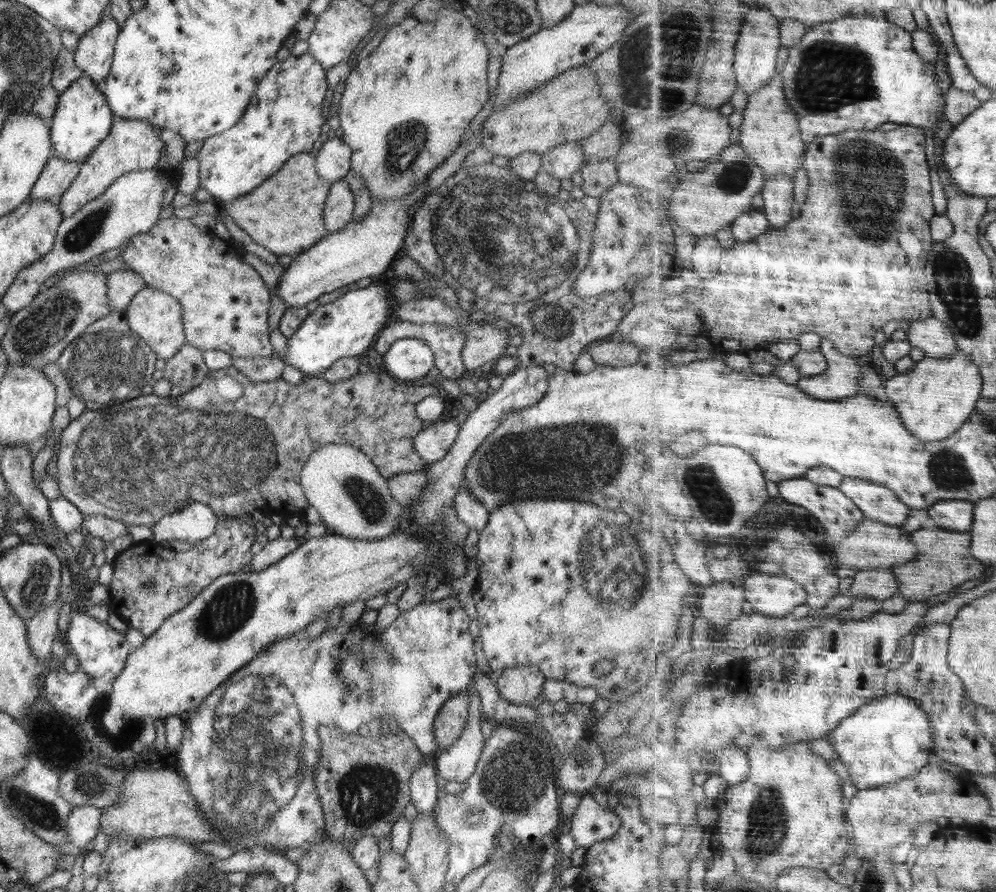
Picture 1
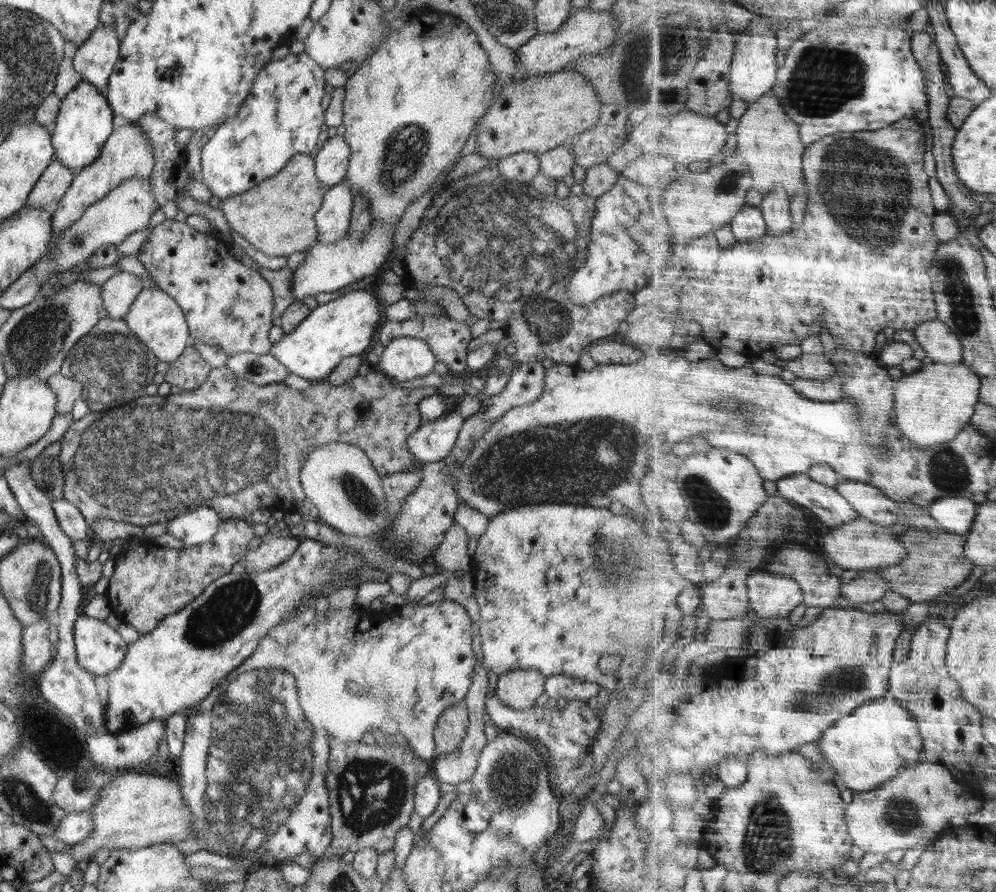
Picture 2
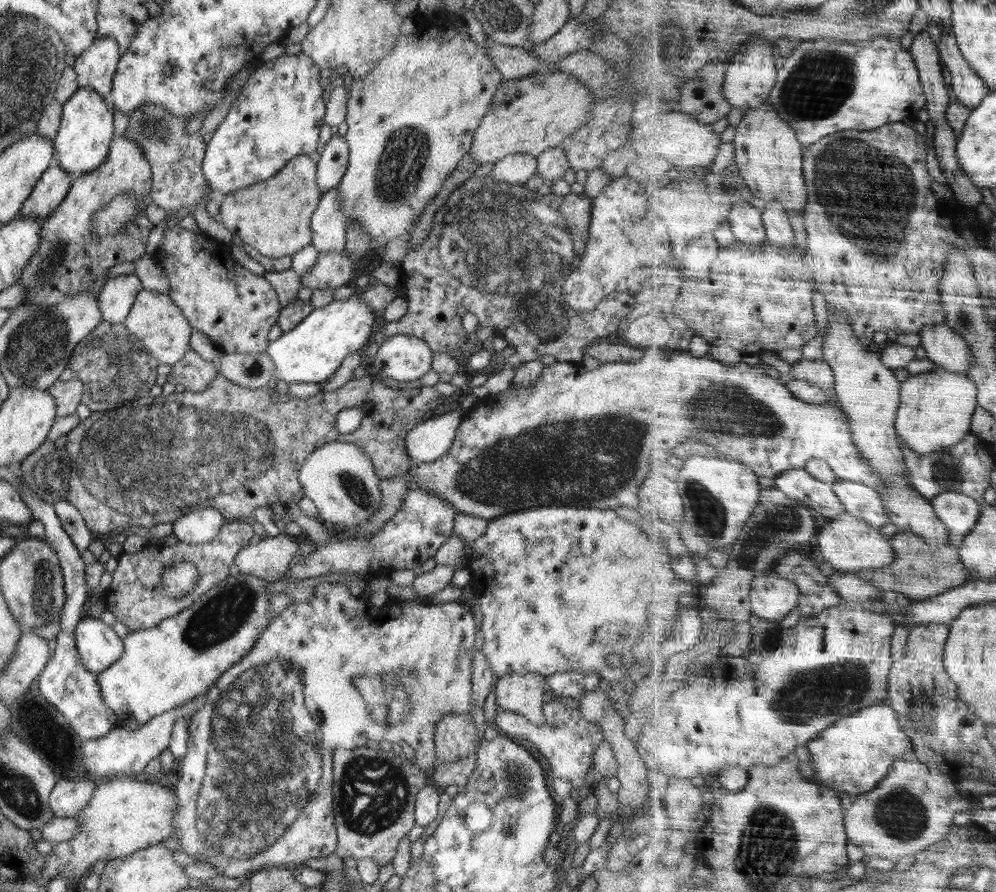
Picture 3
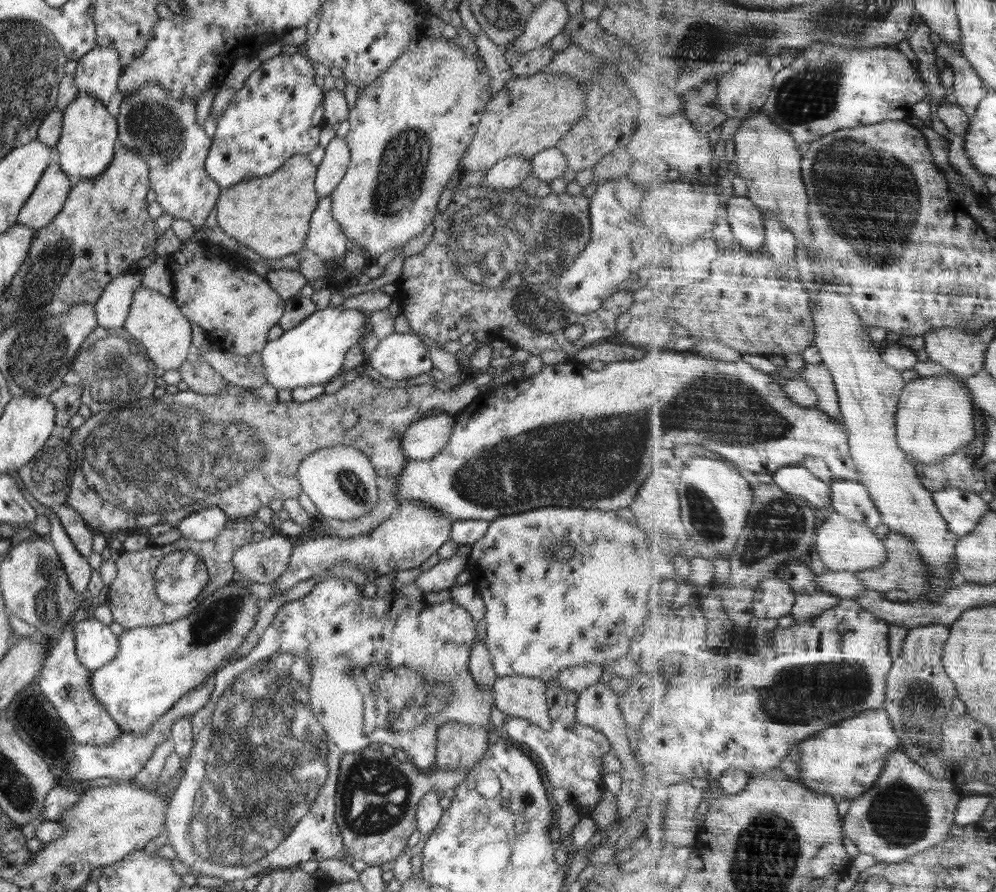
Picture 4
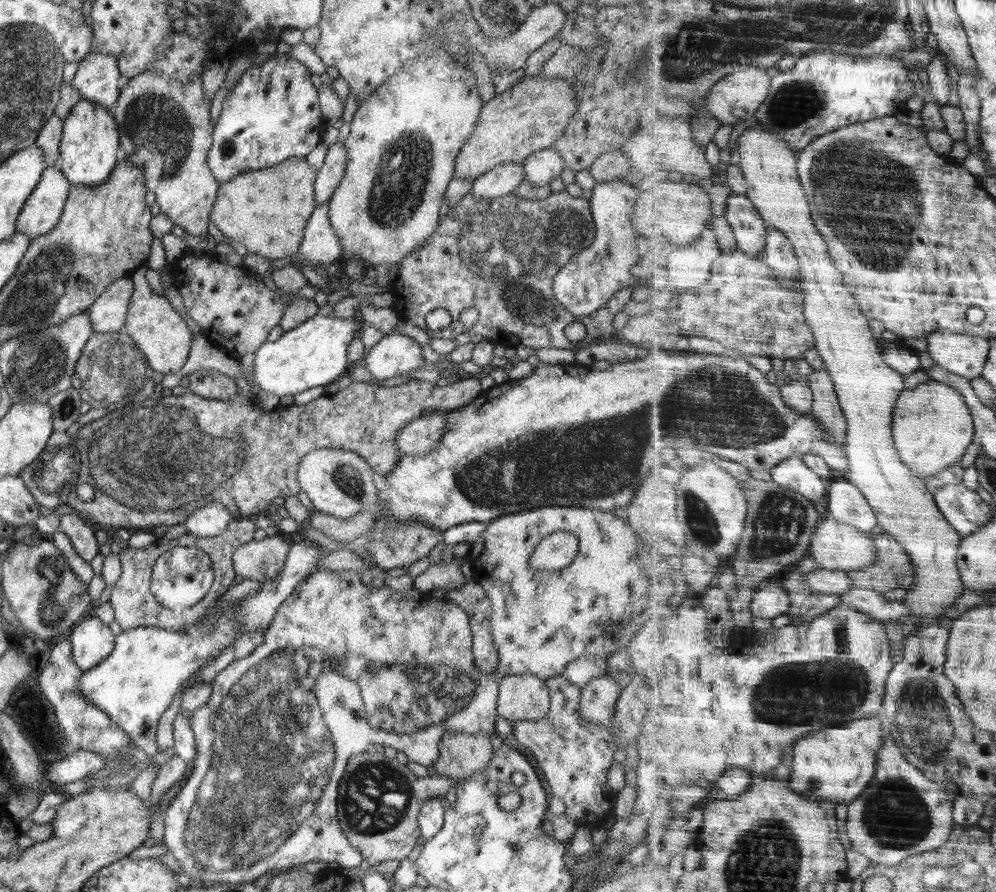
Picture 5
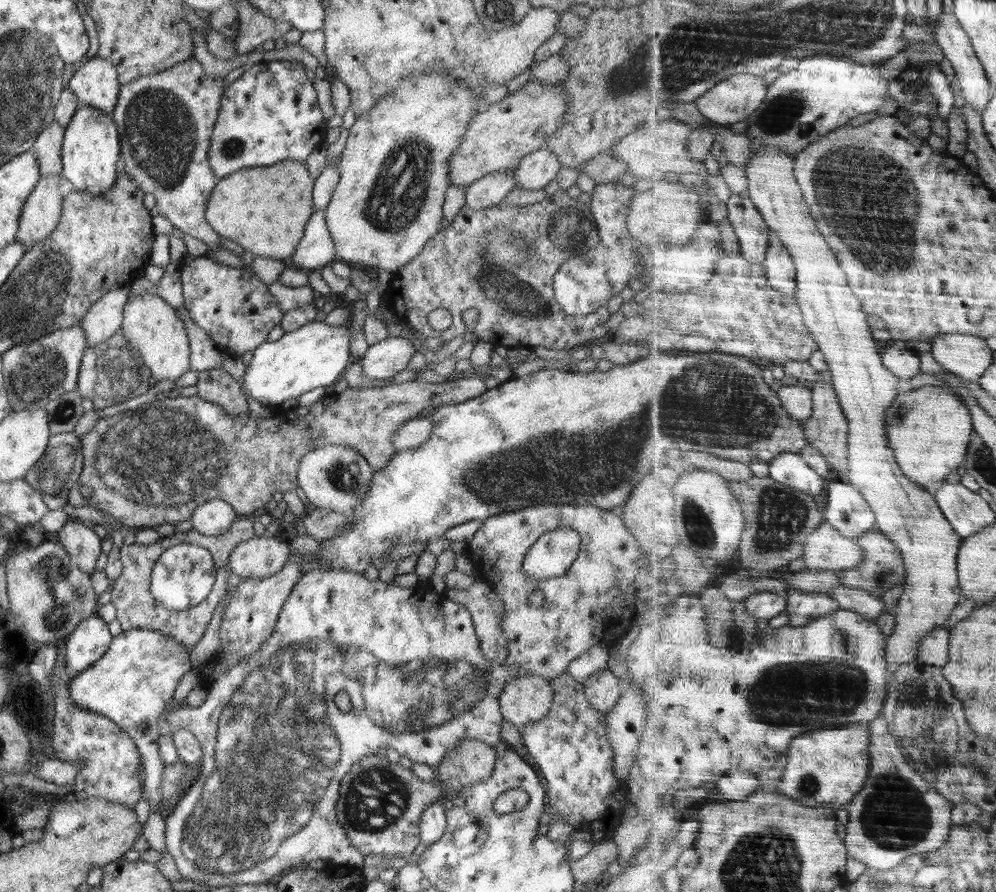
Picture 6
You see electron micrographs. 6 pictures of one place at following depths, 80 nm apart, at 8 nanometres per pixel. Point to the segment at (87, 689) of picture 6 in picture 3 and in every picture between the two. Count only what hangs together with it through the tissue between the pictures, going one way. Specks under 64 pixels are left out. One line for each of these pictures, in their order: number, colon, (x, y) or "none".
3: (161, 668)
4: (156, 666)
5: (138, 681)

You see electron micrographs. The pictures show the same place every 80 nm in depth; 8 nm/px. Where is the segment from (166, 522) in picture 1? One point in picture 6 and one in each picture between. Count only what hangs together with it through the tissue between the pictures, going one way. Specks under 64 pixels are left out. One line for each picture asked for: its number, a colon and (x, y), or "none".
2: (194, 527)
3: (201, 526)
4: (205, 524)
5: (211, 520)
6: (215, 517)

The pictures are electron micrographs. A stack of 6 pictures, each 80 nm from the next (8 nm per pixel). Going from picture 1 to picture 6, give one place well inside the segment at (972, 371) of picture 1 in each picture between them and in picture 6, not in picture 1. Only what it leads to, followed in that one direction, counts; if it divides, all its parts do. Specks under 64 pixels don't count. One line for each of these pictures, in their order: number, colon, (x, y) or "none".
2: (933, 406)
3: (938, 409)
4: (937, 416)
5: (934, 426)
6: (932, 427)

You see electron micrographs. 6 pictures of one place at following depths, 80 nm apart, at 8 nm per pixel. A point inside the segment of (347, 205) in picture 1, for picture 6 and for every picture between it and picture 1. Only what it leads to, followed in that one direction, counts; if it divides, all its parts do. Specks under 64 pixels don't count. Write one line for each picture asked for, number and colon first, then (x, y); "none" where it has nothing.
2: (332, 220)
3: (328, 224)
4: (325, 237)
5: (320, 245)
6: (316, 248)

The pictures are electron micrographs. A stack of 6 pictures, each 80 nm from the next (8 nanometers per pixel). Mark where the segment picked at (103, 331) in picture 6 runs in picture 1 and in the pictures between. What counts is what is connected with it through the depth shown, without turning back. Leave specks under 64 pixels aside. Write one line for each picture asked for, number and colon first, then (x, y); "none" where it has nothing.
1: (122, 286)
2: (119, 292)
3: (115, 301)
4: (112, 309)
5: (108, 313)

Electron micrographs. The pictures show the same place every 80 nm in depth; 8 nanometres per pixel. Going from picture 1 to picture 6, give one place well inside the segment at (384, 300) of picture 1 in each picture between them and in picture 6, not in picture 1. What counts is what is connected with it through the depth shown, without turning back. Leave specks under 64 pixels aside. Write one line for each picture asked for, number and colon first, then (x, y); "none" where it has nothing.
2: (344, 327)
3: (312, 351)
4: (313, 352)
5: (313, 354)
6: (315, 355)

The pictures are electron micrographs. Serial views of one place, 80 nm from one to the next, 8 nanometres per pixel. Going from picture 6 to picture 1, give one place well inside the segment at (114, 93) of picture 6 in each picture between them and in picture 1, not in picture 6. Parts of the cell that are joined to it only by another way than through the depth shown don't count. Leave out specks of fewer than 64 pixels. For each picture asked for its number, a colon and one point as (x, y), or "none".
1: (94, 54)
2: (95, 58)
3: (95, 67)
4: (97, 73)
5: (97, 79)

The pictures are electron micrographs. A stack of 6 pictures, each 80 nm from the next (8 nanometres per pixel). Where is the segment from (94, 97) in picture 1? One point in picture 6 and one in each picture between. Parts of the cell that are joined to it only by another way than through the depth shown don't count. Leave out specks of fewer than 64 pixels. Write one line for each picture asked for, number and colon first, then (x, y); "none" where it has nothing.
2: (84, 122)
3: (81, 145)
4: (88, 139)
5: (89, 147)
6: (91, 148)

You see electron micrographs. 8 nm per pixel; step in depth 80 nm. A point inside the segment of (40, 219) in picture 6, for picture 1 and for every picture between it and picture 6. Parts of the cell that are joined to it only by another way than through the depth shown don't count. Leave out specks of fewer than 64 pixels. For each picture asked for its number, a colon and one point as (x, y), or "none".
1: (58, 174)
2: (54, 181)
3: (54, 184)
4: (47, 199)
5: (43, 208)

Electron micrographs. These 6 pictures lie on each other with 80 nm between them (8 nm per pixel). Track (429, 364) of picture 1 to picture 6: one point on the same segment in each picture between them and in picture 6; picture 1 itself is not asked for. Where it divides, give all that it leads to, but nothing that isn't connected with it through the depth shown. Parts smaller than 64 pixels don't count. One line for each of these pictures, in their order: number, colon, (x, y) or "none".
2: (404, 358)
3: (402, 357)
4: (398, 356)
5: (394, 355)
6: (385, 359)

